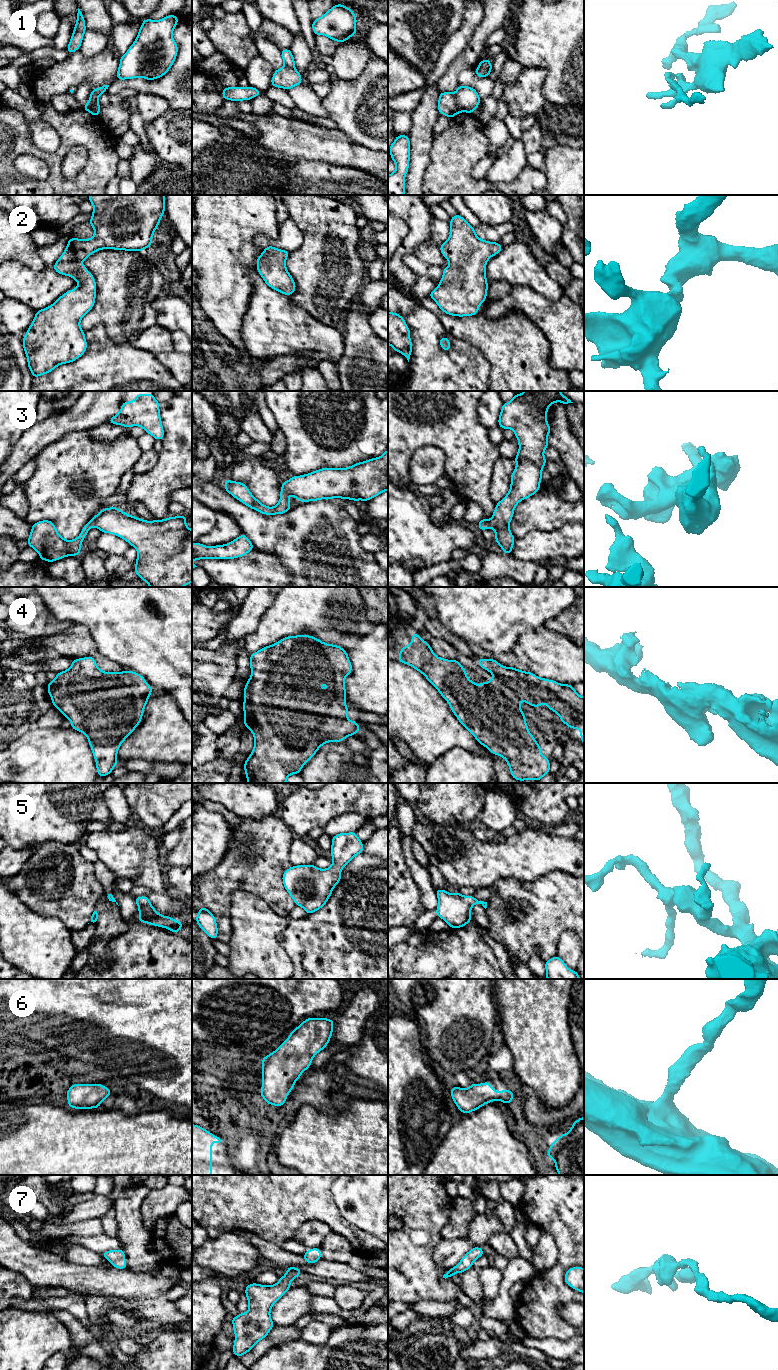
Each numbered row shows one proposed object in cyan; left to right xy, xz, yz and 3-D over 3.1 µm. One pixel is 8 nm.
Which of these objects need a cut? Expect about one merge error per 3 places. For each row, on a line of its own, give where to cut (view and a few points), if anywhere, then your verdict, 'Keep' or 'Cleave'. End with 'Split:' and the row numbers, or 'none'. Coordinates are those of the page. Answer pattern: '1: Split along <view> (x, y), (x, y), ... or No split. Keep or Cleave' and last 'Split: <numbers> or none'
1: Split along yz (453, 94), (459, 112). Cleave
2: No split. Keep
3: No split. Keep
4: No split. Keep
5: No split. Keep
6: No split. Keep
7: No split. Keep
Split: 1

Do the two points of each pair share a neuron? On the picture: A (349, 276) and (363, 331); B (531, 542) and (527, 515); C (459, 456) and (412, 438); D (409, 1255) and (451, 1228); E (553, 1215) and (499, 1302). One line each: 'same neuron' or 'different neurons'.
A: different neurons
B: different neurons
C: same neuron
D: different neurons
E: different neurons

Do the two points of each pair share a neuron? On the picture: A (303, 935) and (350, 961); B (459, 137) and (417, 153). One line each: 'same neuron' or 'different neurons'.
A: same neuron
B: different neurons

